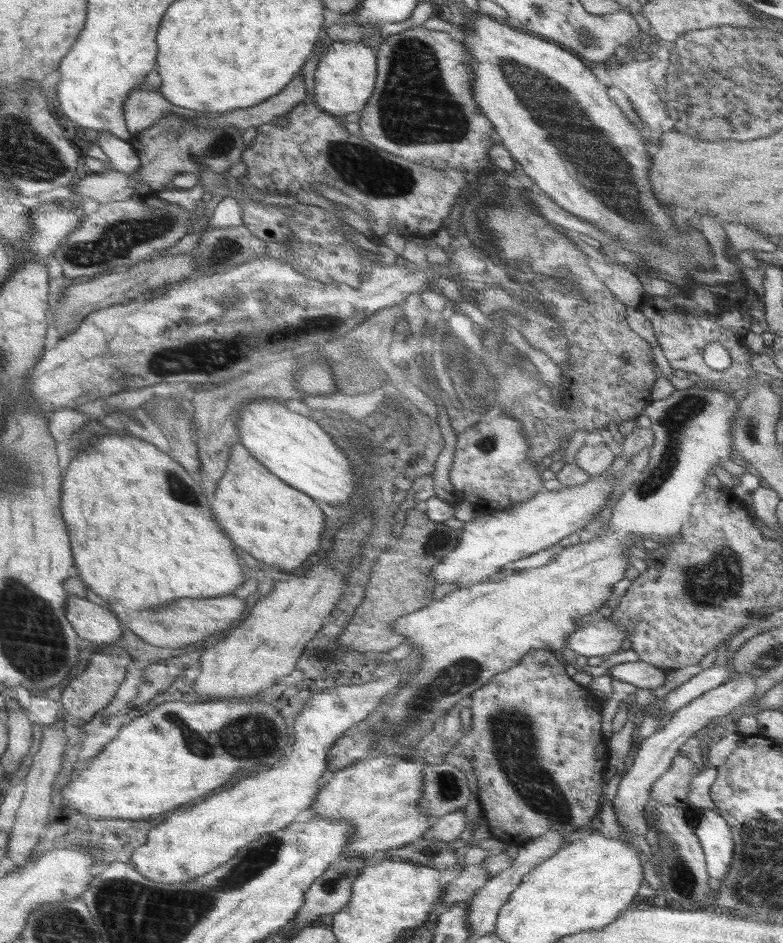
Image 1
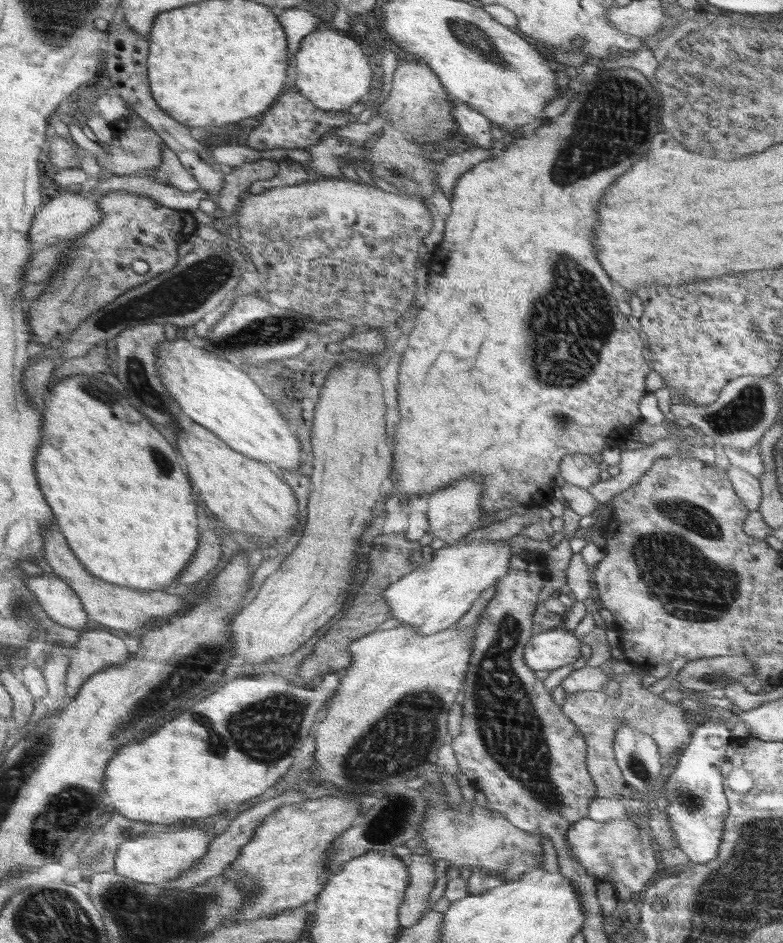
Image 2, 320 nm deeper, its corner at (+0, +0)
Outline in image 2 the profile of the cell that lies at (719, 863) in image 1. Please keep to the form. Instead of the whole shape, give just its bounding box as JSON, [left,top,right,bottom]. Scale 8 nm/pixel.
[662,722,732,864]

